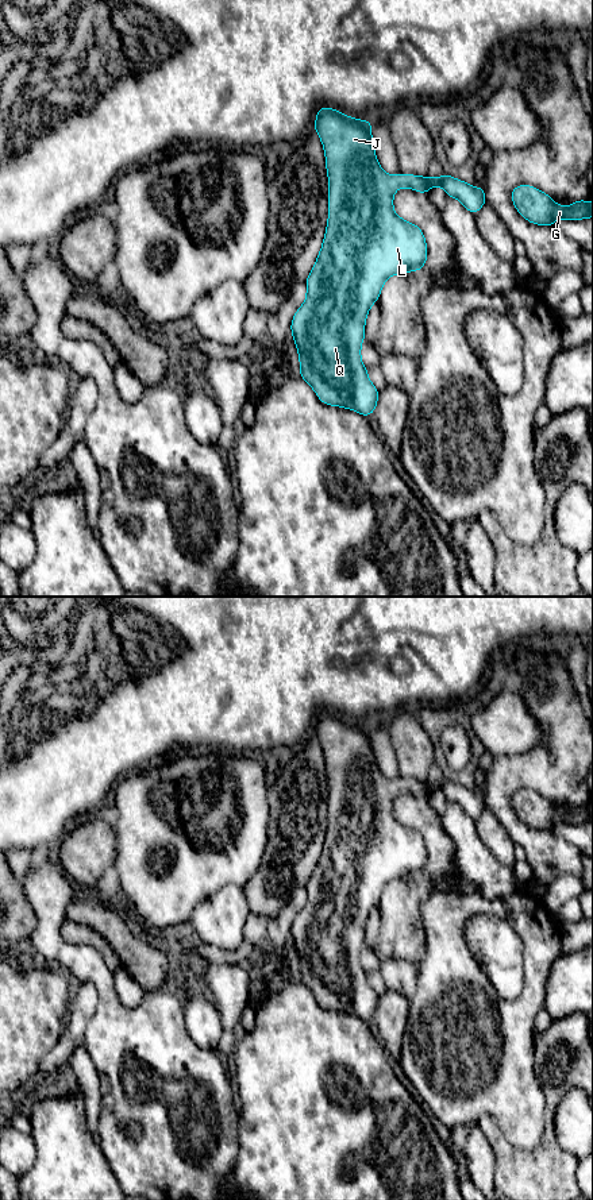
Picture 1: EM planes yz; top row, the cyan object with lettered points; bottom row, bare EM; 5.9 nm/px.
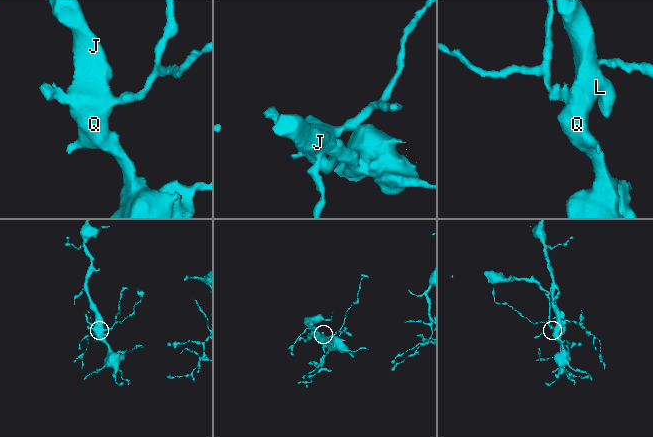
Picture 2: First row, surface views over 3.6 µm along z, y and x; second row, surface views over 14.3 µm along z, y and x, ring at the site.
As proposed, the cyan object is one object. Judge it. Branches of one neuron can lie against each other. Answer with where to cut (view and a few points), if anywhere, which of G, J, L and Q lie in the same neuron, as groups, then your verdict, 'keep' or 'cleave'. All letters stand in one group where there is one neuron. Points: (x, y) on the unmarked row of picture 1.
cut none; groups G J L Q; keep

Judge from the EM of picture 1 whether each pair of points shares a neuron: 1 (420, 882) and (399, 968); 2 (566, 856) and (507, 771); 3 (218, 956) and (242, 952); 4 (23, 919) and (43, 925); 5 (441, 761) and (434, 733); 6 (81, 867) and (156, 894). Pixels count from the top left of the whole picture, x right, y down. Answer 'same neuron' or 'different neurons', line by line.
1: different neurons
2: same neuron
3: same neuron
4: different neurons
5: same neuron
6: different neurons

